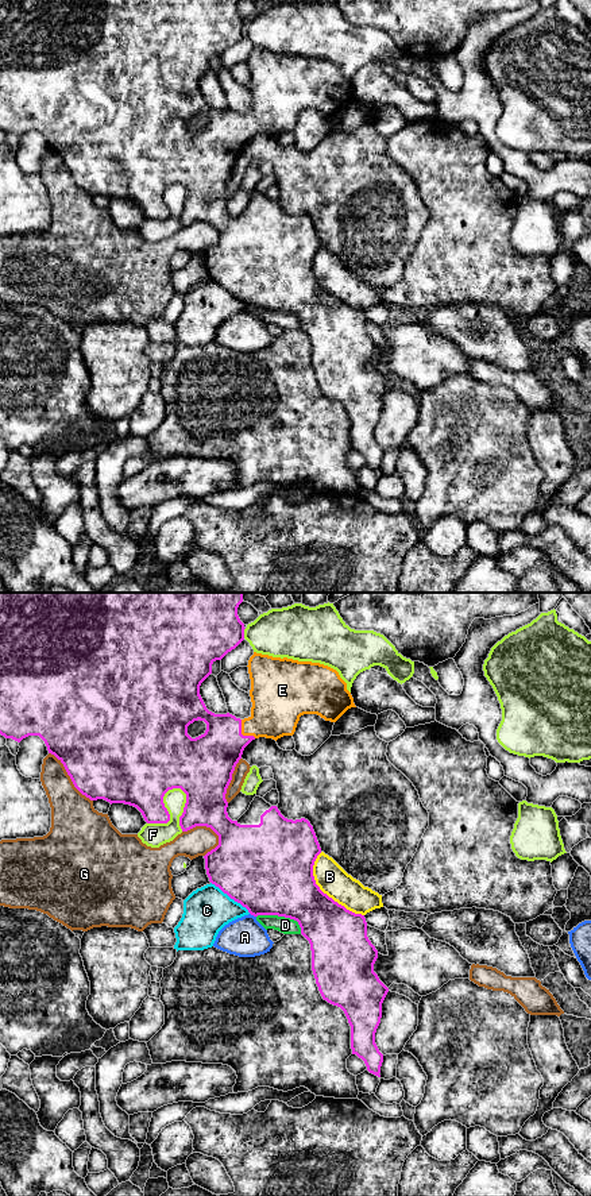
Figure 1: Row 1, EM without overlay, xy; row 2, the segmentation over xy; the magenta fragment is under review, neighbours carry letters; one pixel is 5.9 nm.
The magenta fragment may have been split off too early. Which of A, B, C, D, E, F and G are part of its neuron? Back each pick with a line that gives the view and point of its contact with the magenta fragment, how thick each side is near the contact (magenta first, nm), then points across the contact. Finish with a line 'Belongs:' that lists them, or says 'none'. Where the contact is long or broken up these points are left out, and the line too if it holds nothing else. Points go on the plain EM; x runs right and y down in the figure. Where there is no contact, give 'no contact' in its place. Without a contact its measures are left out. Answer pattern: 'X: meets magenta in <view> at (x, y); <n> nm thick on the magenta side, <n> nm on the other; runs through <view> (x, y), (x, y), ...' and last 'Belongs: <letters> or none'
E: meets magenta in xy at (240, 128); 320 nm thick on the magenta side, 300 nm on the other; runs through xy (208, 155), (234, 130), (240, 128), (259, 120), (275, 107)
Belongs: E

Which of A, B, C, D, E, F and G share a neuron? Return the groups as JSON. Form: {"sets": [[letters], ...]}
{"sets": [["A"], ["B"], ["C"], ["D"], ["E"], ["F"], ["G"]]}

